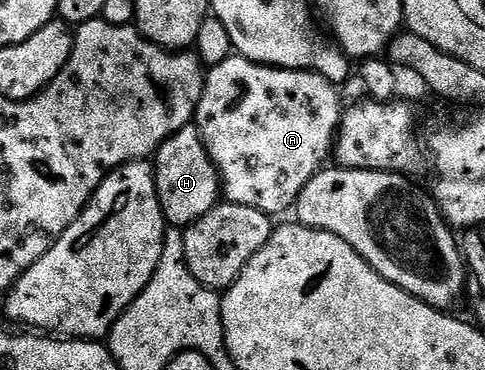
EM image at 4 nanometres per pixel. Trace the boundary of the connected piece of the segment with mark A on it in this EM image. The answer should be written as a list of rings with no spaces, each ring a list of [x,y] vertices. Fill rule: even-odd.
[[[237,54],[228,57],[224,62],[213,65],[205,73],[202,85],[202,97],[198,109],[194,112],[193,123],[198,129],[200,138],[212,158],[218,171],[218,179],[222,181],[222,196],[231,204],[252,206],[252,210],[260,210],[264,215],[274,218],[277,212],[286,212],[298,203],[298,195],[308,186],[308,182],[331,159],[334,142],[338,135],[338,125],[342,122],[344,103],[338,97],[339,89],[315,72],[301,72],[299,68],[272,68],[269,64],[257,64]]]

